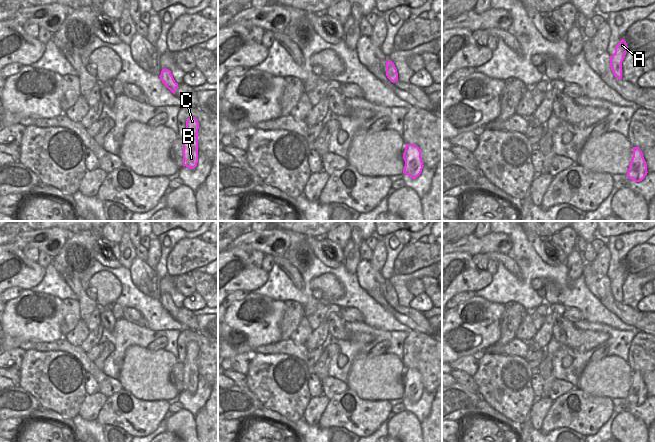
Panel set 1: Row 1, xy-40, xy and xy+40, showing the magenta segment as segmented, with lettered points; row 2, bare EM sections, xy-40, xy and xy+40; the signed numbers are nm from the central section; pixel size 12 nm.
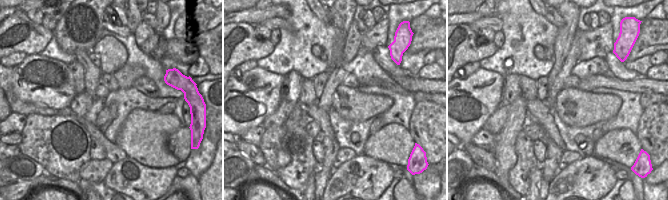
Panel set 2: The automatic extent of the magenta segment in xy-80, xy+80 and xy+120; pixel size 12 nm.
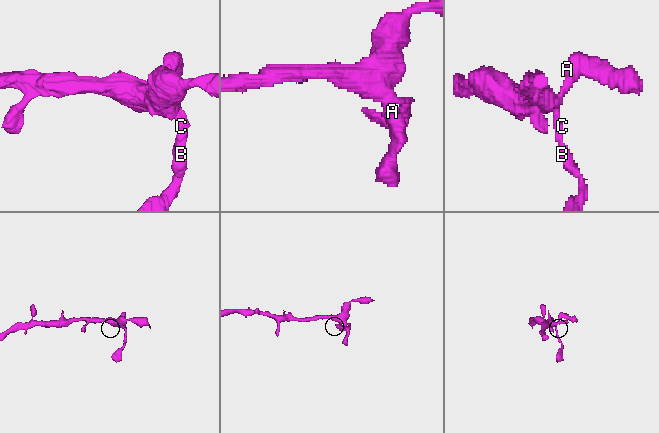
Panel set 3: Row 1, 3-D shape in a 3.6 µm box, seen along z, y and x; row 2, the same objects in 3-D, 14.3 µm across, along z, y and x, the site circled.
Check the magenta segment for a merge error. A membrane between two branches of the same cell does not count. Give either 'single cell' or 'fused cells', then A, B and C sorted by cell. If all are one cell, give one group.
single cell; groups A B C

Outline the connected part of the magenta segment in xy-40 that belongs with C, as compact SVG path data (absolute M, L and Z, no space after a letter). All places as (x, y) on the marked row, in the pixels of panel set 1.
M195 117L188 118L183 138L183 166L190 169L194 169L198 163L198 129L197 119Z

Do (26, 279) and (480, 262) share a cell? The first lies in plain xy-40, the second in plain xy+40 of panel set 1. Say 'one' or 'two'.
two

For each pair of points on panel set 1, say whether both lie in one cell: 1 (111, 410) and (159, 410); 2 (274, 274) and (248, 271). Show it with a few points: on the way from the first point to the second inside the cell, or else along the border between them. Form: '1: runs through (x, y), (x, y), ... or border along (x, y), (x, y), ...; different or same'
1: runs through (123, 413), (147, 414); same
2: border along (269, 272), (267, 280), (253, 290); different

